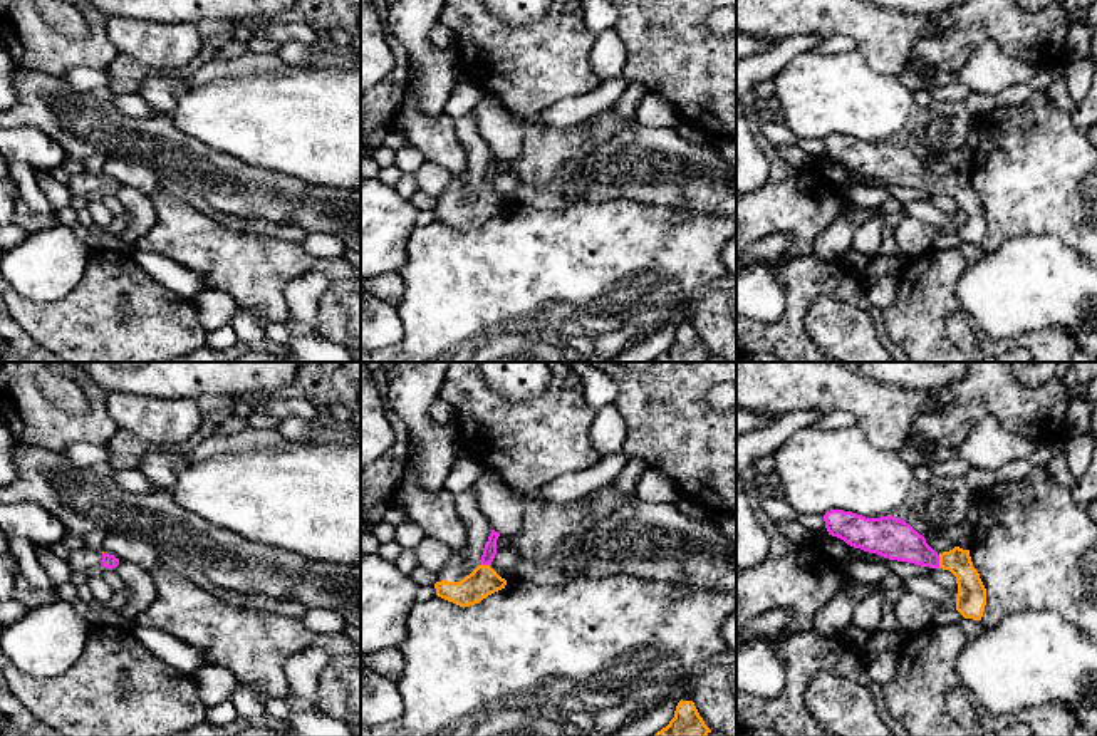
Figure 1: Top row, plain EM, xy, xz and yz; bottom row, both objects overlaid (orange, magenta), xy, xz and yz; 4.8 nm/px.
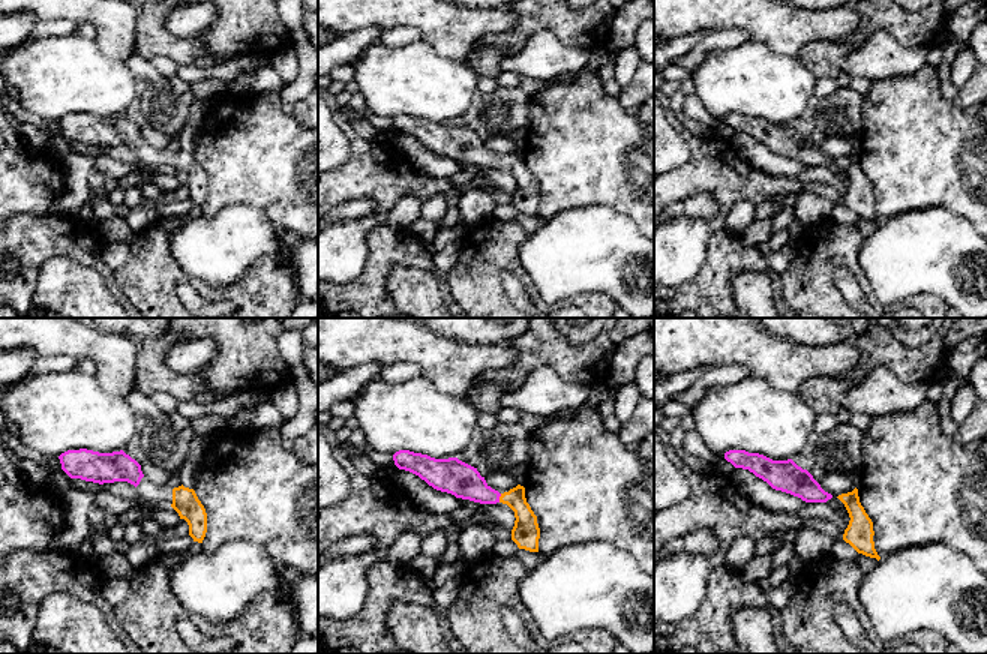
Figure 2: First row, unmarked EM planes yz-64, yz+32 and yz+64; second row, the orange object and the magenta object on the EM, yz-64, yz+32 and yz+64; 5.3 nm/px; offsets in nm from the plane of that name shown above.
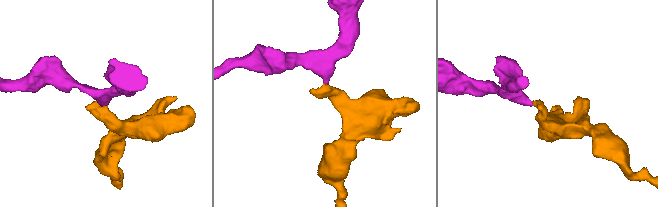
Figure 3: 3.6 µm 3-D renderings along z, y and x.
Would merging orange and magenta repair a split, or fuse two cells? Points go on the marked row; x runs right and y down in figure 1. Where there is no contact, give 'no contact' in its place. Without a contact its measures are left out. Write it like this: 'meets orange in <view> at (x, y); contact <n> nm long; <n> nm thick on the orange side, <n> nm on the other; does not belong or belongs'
meets orange in yz at (940, 562); contact 60 nm long; 140 nm thick on the orange side, 190 nm on the other; belongs

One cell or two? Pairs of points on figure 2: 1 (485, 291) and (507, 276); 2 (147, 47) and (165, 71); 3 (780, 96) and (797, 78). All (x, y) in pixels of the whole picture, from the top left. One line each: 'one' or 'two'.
1: two
2: two
3: one

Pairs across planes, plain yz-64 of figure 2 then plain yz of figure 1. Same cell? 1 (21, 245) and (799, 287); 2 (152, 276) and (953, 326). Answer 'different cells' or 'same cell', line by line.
1: same cell
2: different cells

